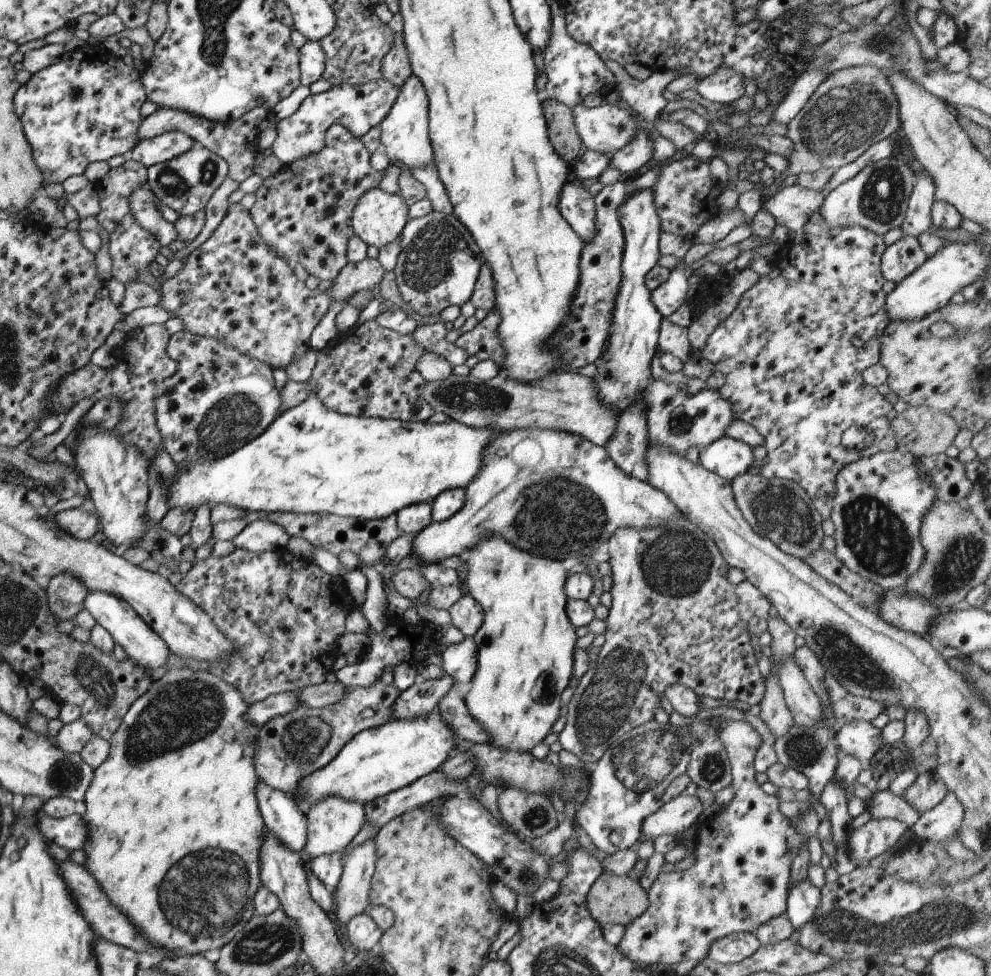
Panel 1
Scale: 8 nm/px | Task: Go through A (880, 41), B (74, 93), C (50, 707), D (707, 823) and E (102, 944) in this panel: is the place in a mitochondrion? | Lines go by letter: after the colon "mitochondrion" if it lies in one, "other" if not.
A: mitochondrion
B: mitochondrion
C: other
D: other
E: other

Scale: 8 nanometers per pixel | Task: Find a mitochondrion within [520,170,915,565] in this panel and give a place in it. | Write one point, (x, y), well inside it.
(779, 510)

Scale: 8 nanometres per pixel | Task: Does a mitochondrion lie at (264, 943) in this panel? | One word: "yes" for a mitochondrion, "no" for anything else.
yes

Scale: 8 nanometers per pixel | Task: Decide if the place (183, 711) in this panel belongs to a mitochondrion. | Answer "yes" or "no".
yes

